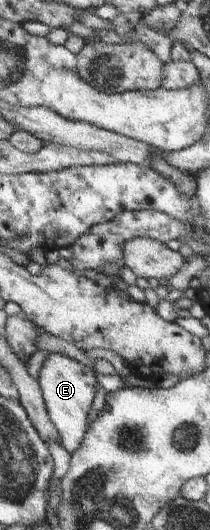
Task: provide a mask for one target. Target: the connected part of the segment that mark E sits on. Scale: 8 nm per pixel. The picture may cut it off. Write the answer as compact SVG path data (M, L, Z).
M50 353L45 358L36 380L43 396L47 418L51 420L51 424L55 426L55 430L59 434L60 445L69 454L77 451L86 432L90 430L87 415L91 408L95 388L98 386L94 370L81 366L81 363L77 364L75 360L67 358L67 356Z

